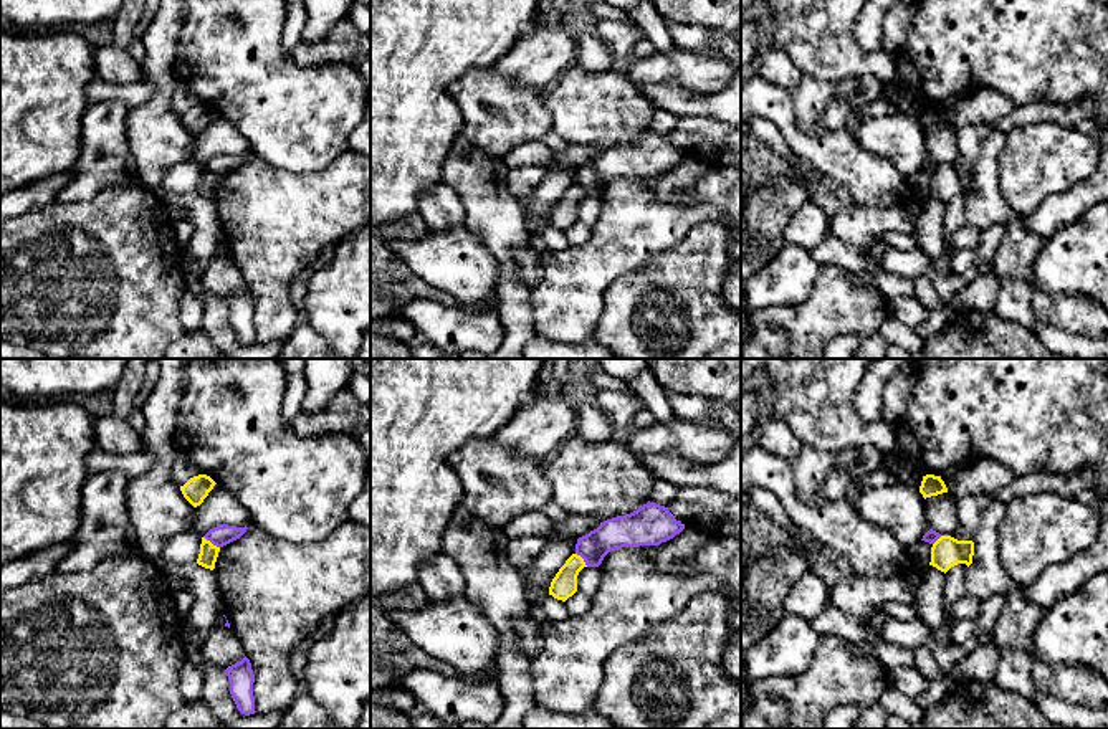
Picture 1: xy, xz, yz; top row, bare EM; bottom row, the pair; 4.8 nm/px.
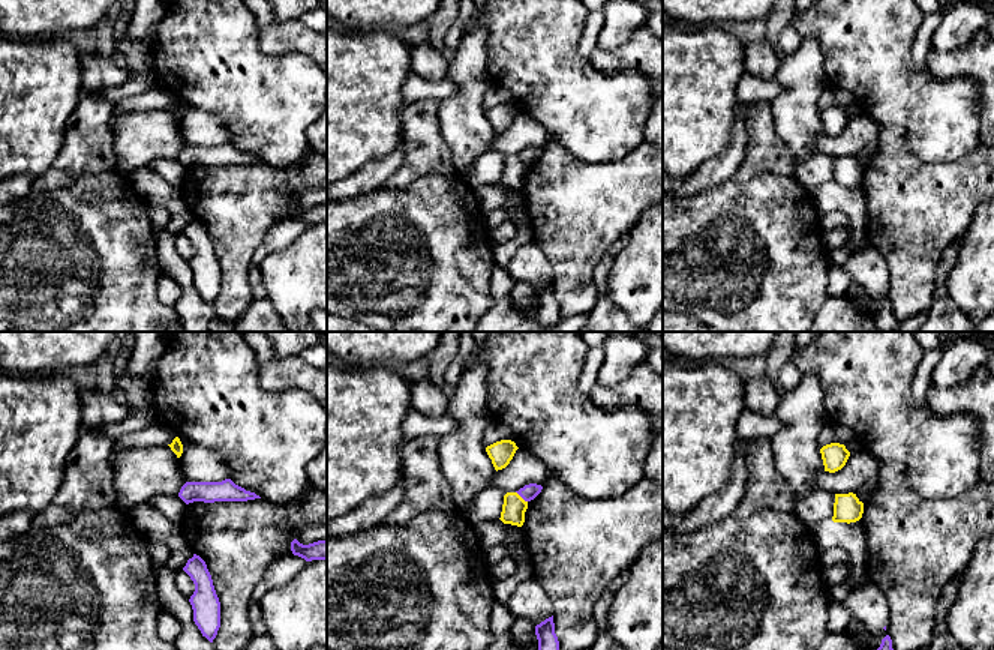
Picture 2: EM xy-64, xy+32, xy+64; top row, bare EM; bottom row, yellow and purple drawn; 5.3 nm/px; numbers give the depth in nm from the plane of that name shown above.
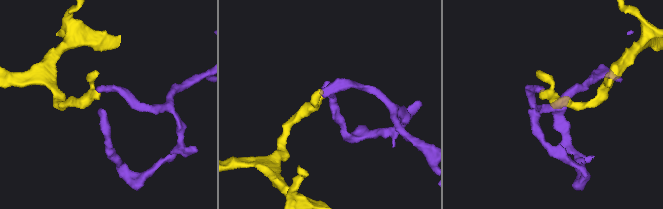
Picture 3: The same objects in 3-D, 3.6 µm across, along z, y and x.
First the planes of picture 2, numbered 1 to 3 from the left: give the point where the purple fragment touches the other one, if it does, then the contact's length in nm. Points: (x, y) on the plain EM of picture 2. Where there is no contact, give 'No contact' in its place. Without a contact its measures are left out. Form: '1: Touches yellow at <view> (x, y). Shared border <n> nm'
1: No contact
2: Touches yellow at xy+32 (520, 161). Shared border 90 nm
3: No contact

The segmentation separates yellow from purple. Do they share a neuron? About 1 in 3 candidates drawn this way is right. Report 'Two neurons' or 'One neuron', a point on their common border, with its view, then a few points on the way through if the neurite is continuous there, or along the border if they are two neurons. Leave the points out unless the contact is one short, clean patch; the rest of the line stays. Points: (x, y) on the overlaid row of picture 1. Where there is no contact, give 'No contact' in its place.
Two neurons. Touches yellow at xy (210, 543). Boundary: xy (204, 536), (219, 547)

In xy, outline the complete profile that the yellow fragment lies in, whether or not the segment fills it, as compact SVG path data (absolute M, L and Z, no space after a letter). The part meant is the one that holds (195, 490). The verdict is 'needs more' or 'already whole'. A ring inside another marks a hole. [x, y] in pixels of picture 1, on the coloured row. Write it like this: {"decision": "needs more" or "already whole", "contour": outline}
{"decision": "already whole", "contour": "M198 474L190 478L184 486L180 486L180 491L184 498L193 506L200 506L203 499L208 496L208 493L213 489L217 483L207 476Z"}

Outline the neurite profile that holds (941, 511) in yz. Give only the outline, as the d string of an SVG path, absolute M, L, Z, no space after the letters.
M943 493L924 499L924 516L928 519L929 529L939 532L941 536L954 536L958 522L958 498L954 494Z

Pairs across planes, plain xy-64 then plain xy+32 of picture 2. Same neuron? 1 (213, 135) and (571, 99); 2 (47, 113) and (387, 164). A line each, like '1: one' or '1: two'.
1: two
2: two

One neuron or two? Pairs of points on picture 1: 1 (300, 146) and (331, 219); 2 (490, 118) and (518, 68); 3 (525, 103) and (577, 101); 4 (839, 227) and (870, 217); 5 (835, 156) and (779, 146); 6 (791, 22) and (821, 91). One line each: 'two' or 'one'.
1: two
2: two
3: two
4: one
5: two
6: two

